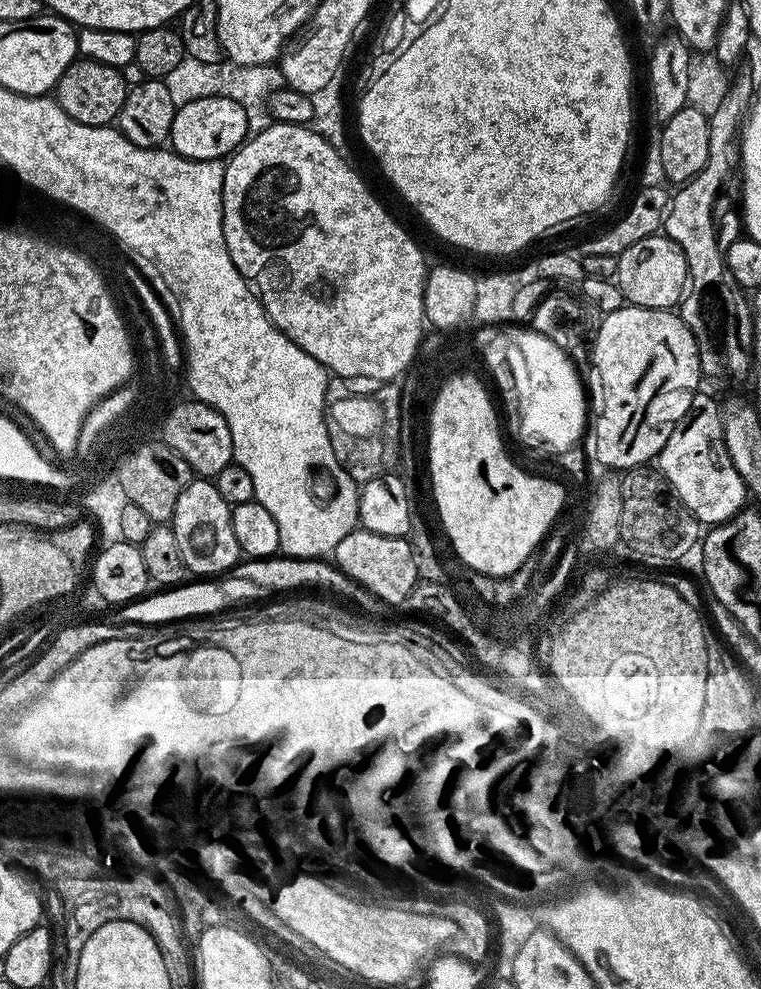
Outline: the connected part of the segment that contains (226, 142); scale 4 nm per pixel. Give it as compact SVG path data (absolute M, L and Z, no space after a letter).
M198 98L198 102L179 105L172 123L171 151L188 160L218 160L227 157L249 135L249 109L230 98Z

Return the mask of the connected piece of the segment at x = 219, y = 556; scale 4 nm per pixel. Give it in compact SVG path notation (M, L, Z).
M196 478L193 479L192 483L186 486L186 490L182 490L182 494L178 498L178 502L174 506L174 514L172 515L171 521L172 529L174 530L174 535L178 537L178 547L182 550L182 562L186 562L186 566L188 567L189 573L198 575L200 578L216 578L221 574L227 573L229 570L227 568L232 568L235 566L239 560L242 560L242 553L240 551L240 547L238 546L238 538L234 538L234 526L232 525L232 508L224 501L222 498L222 494L218 494L218 490L216 489L215 483L211 479L208 478Z

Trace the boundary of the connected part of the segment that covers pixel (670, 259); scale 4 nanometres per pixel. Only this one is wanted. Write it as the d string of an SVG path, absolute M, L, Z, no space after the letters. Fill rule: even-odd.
M663 234L642 238L642 242L634 242L634 246L616 257L614 279L631 307L675 309L683 301L690 284L686 254L682 254L678 242Z

